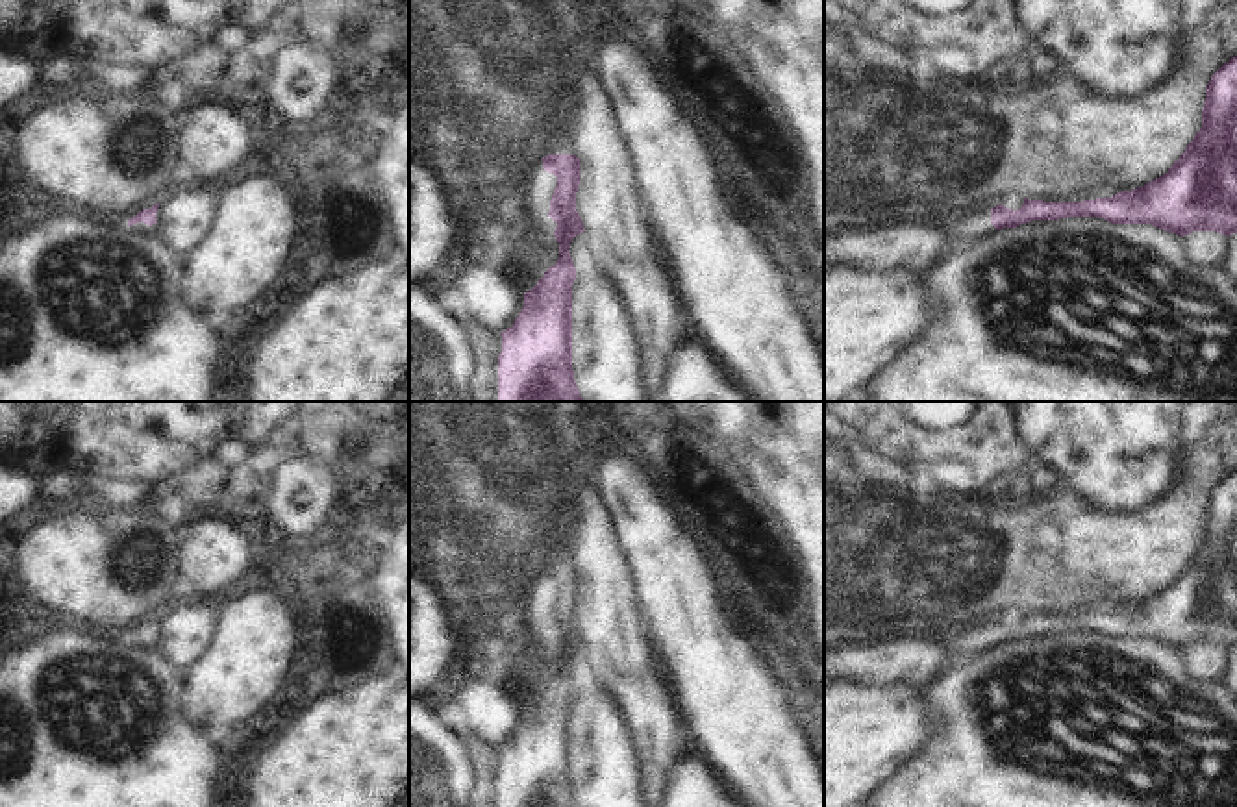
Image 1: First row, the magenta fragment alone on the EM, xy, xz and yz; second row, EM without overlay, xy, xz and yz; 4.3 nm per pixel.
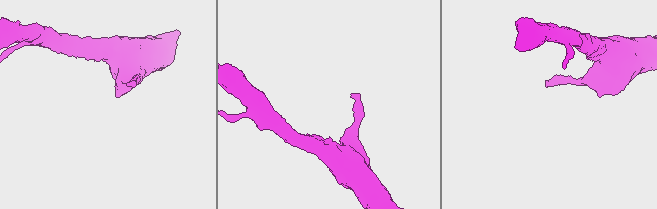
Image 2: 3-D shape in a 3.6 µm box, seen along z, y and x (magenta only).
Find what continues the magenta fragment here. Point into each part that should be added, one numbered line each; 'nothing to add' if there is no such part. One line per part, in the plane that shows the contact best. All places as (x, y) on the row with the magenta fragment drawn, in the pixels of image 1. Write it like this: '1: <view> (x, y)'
1: xy (143, 228)

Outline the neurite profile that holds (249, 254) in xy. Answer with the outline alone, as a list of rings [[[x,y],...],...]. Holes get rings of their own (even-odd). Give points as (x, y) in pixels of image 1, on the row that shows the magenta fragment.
[[[248,168],[219,192],[215,226],[187,257],[183,296],[194,311],[228,322],[285,285],[302,252],[306,207],[278,168]]]

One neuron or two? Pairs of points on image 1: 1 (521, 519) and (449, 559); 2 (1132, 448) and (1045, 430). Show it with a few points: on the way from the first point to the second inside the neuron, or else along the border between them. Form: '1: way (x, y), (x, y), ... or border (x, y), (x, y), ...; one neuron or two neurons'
1: border (449, 511), (463, 526), (473, 526), (486, 552); two neurons
2: way (1110, 434), (1106, 430), (1067, 430); one neuron

